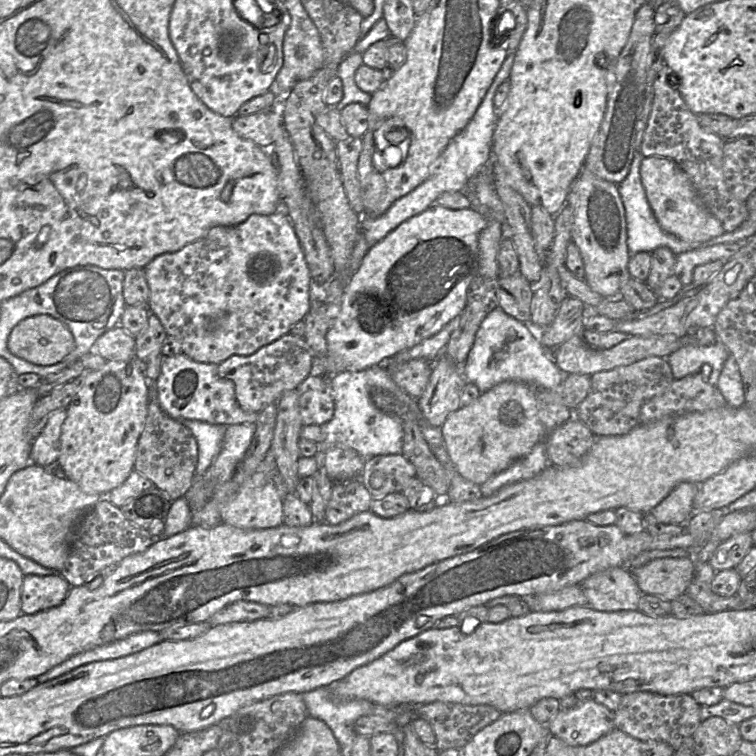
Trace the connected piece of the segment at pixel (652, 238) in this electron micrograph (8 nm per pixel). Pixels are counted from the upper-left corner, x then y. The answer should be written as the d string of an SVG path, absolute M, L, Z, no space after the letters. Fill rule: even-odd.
M635 149L634 158L626 178L618 185L620 197L622 199L627 225L627 245L629 252L633 255L639 252L652 253L659 247L668 247L675 255L683 252L702 249L704 245L702 242L687 242L677 236L664 231L649 205L646 197L645 189L643 187L640 175L640 167L644 156L640 150Z

